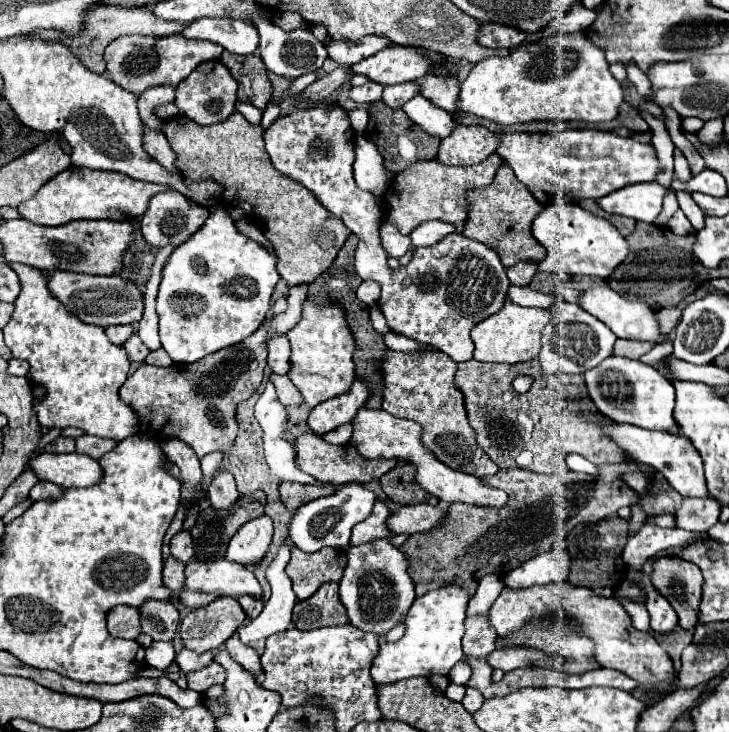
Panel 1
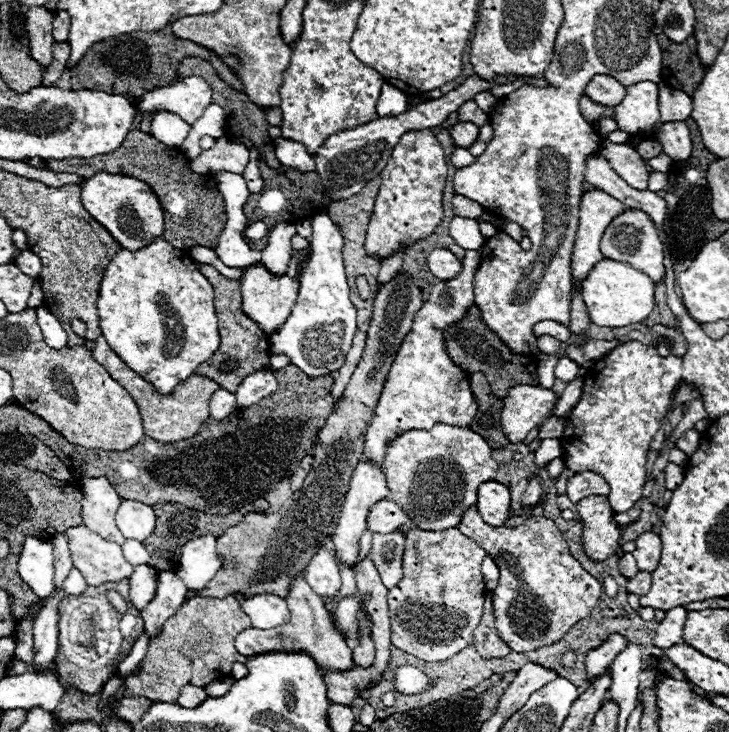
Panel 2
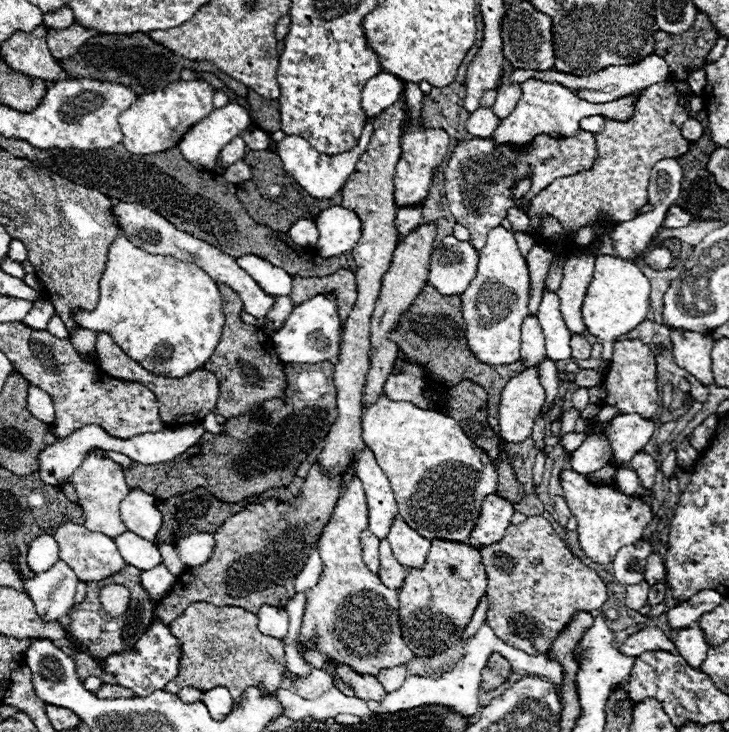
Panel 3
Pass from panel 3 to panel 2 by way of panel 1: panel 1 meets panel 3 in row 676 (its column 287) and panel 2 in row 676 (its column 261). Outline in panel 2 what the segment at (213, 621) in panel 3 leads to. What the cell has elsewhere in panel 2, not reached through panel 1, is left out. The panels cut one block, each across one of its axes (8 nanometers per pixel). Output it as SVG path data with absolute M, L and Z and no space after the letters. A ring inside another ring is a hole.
M234 596L188 598L180 610L162 626L160 634L150 638L146 658L132 674L124 678L122 694L126 694L126 698L142 694L154 702L176 702L182 686L186 684L204 688L214 680L230 676L230 664L246 662L246 656L234 648L234 638L238 632L250 626L250 618L240 610L240 604Z

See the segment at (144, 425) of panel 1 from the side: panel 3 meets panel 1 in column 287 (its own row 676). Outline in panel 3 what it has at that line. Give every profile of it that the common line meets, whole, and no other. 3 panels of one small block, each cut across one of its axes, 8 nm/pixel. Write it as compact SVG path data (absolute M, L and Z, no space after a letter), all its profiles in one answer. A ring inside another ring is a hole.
M312 668L312 674L308 678L296 678L298 694L302 694L304 698L318 698L332 686L334 686L334 678L318 668Z

